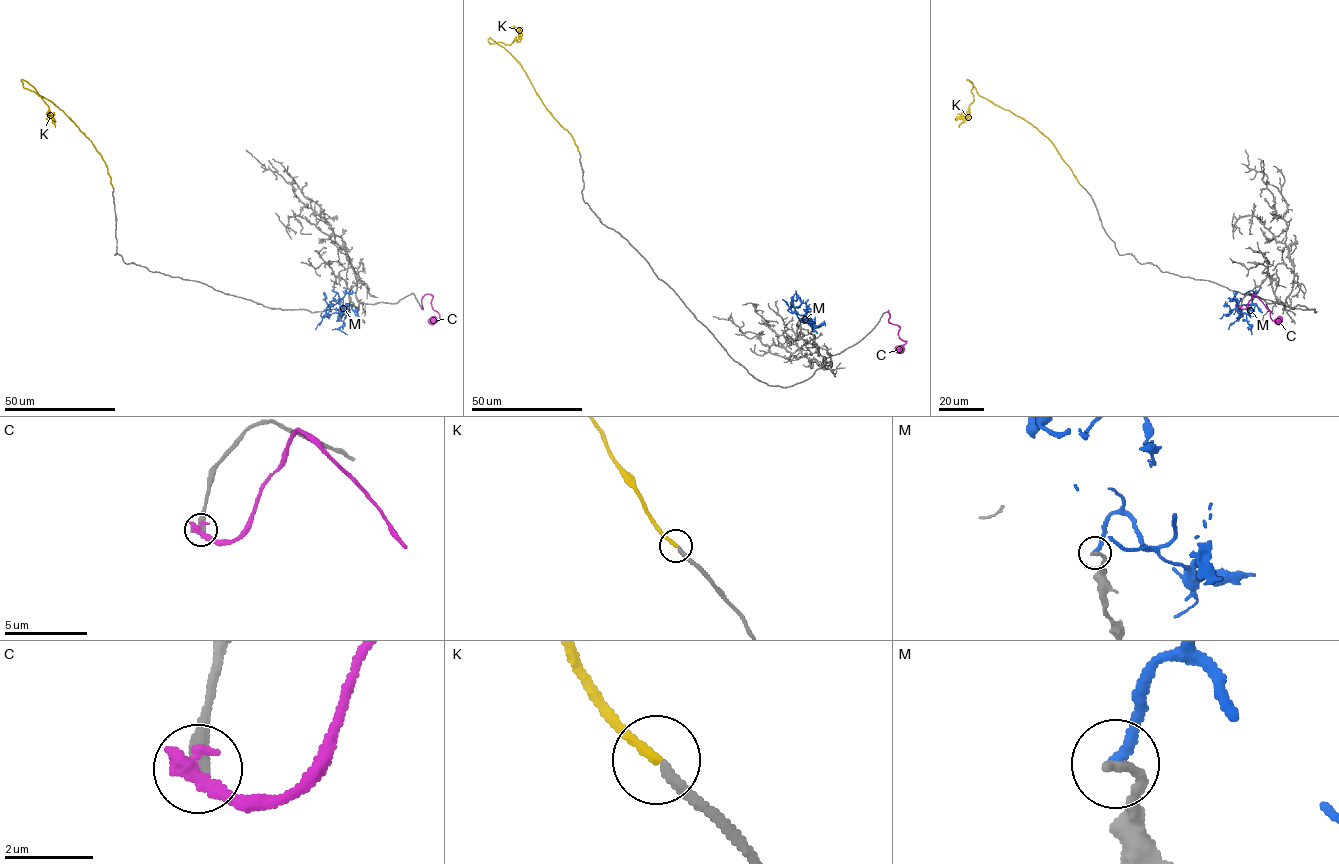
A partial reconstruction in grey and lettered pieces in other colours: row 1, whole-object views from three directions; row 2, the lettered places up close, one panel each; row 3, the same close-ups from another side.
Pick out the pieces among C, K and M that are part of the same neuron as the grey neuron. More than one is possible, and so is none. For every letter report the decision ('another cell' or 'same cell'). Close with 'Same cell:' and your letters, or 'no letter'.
C: another cell
K: same cell
M: another cell
Same cell: K

